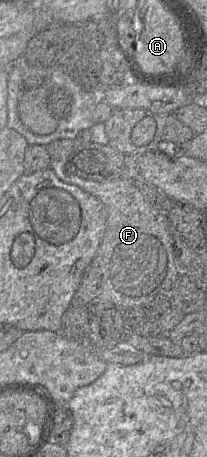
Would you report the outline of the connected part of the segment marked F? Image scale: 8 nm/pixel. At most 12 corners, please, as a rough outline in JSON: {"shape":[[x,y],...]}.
{"shape":[[47,145],[62,181],[98,198],[106,231],[63,316],[87,342],[92,307],[142,308],[180,276],[172,226],[128,179],[66,171]]}

